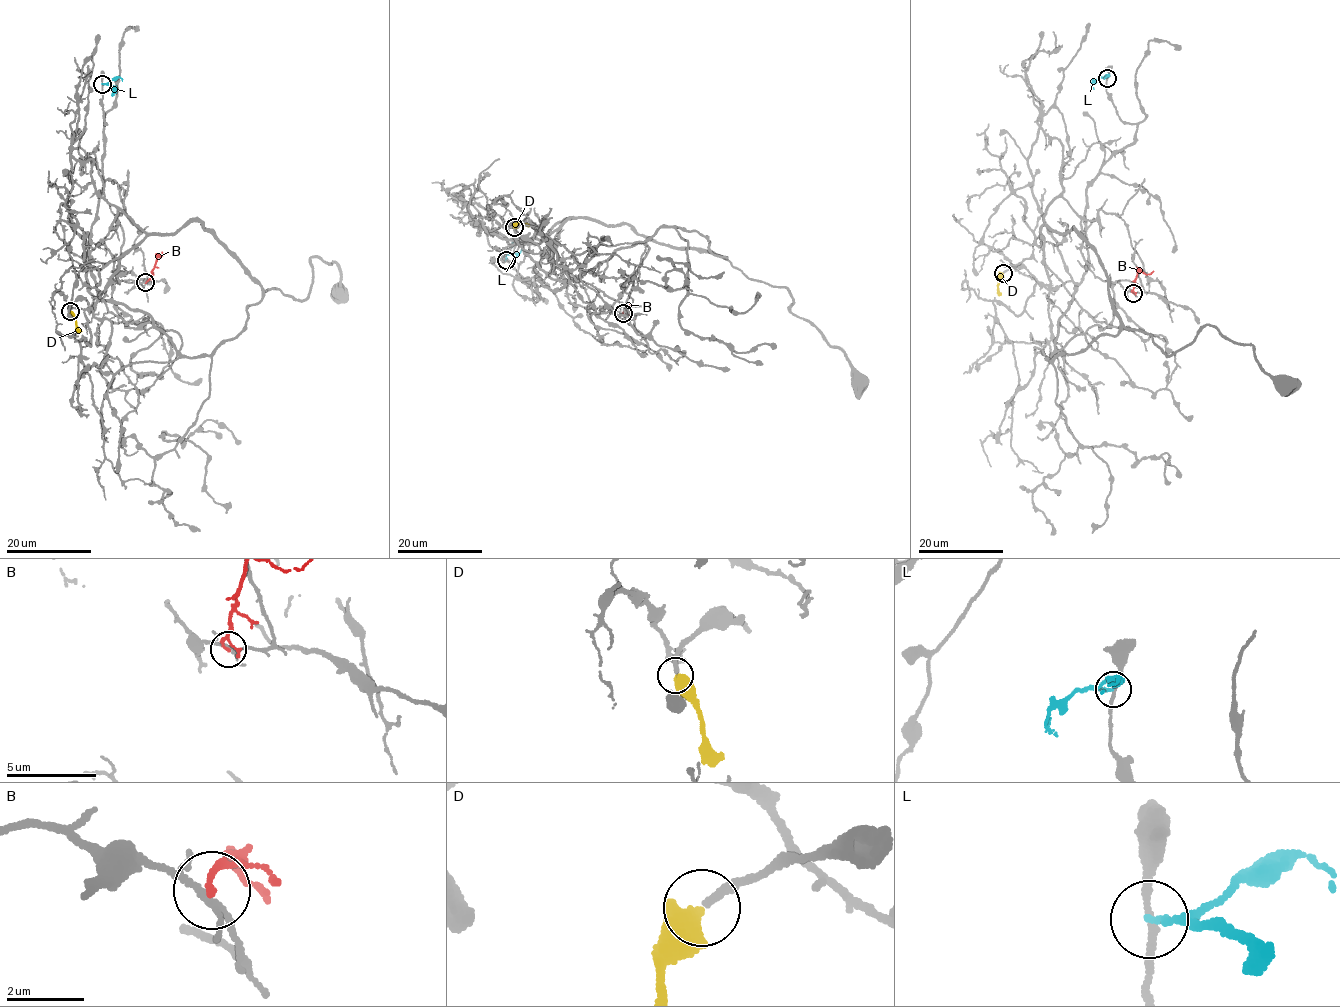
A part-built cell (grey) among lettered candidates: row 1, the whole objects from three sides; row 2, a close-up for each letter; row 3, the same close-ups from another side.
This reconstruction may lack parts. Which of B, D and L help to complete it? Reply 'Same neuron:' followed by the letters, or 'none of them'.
Same neuron: D

